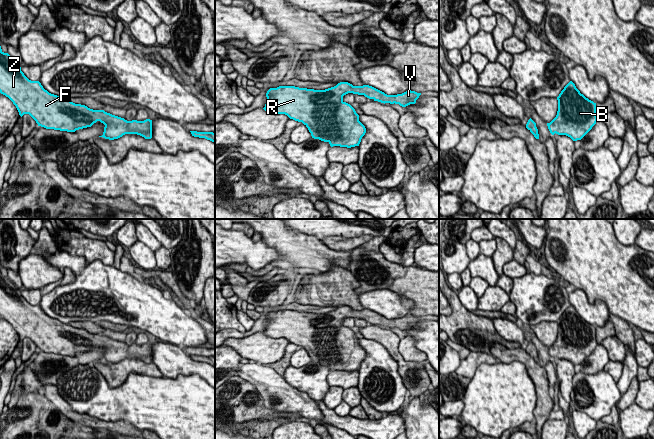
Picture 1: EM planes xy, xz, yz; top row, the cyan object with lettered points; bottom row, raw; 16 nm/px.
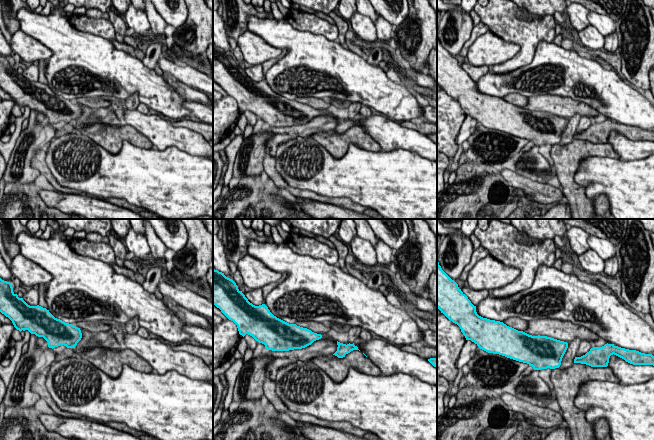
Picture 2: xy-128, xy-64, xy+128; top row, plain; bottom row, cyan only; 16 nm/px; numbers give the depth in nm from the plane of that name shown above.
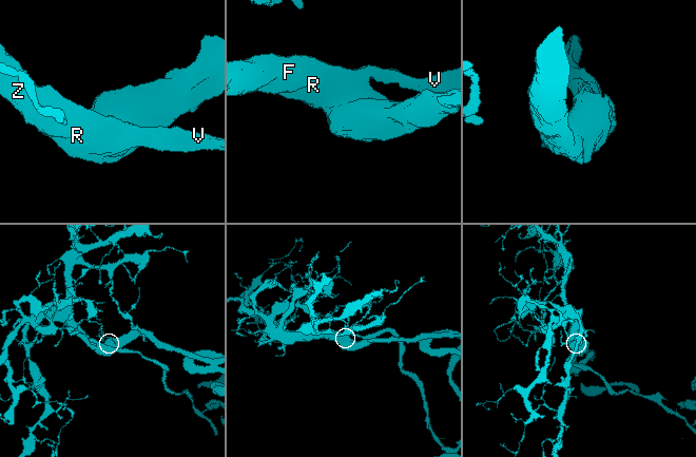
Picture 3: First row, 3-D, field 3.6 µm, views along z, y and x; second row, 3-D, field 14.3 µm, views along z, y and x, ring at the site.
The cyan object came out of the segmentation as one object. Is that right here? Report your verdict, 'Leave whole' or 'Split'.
Leave whole

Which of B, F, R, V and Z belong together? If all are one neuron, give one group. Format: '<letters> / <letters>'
B F R V Z

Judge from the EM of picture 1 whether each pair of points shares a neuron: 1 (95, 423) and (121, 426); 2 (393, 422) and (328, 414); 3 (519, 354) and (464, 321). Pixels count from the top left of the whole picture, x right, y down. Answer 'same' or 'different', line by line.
1: same
2: same
3: different

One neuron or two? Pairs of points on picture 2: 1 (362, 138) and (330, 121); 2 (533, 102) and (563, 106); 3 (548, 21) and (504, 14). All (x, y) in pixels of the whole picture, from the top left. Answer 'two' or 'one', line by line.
1: two
2: one
3: one

